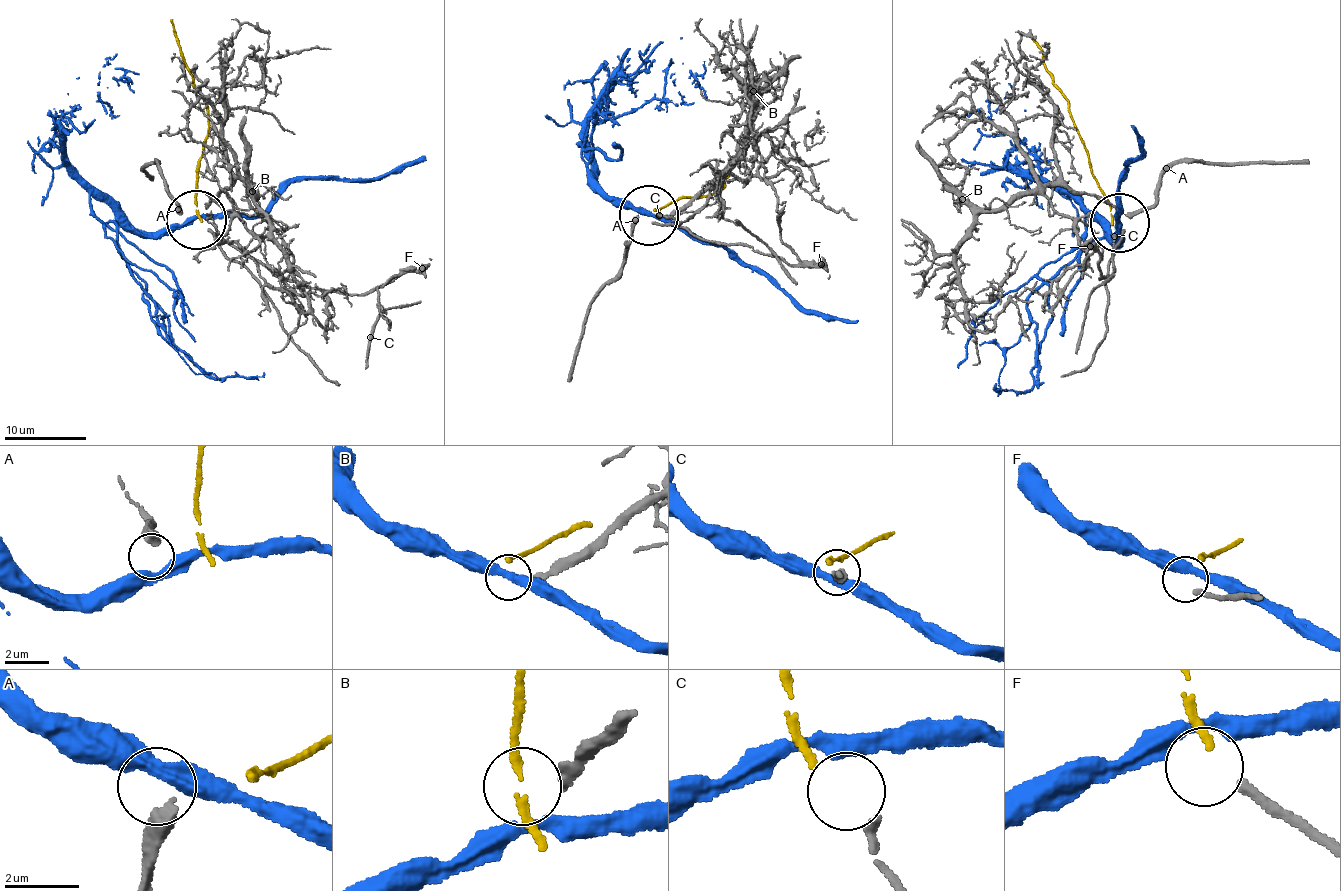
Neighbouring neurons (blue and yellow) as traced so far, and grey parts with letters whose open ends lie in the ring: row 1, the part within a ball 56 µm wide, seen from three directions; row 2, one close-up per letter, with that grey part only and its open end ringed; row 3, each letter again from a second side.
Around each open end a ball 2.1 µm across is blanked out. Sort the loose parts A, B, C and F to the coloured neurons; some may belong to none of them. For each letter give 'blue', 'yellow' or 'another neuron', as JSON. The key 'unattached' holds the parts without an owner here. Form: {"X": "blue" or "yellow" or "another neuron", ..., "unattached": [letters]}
{"A": "blue", "B": "another neuron", "C": "yellow", "F": "another neuron", "unattached": ["B", "F"]}

